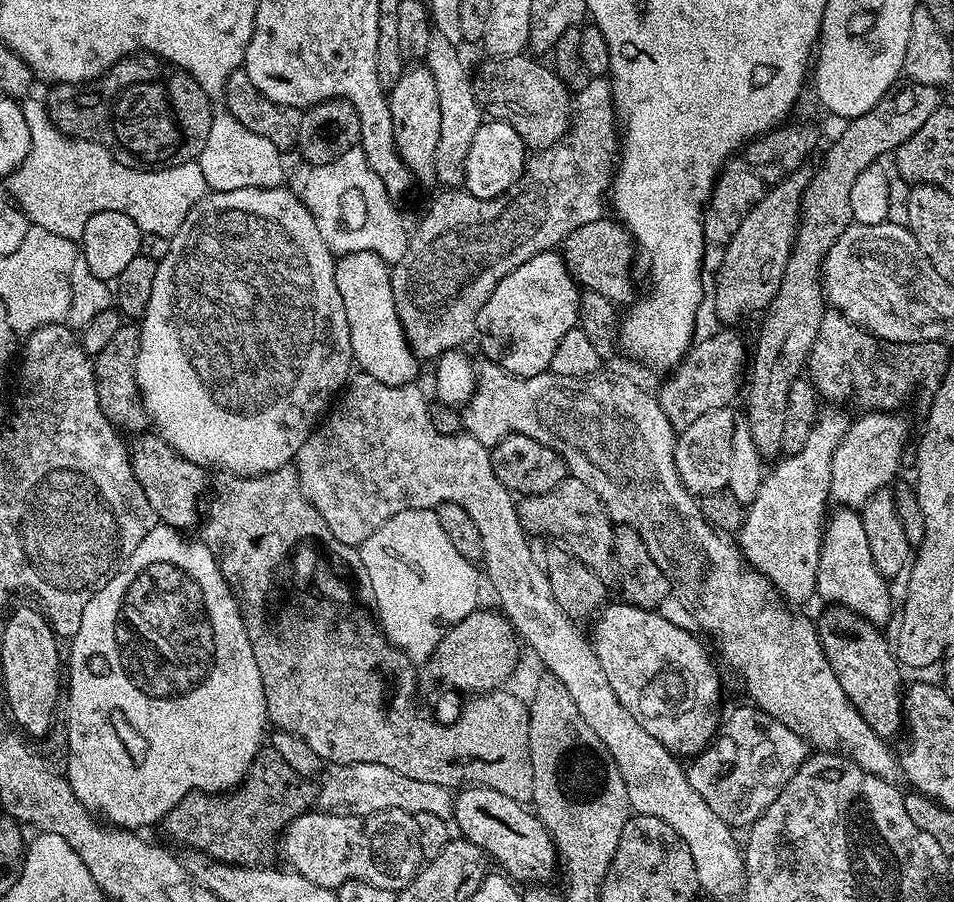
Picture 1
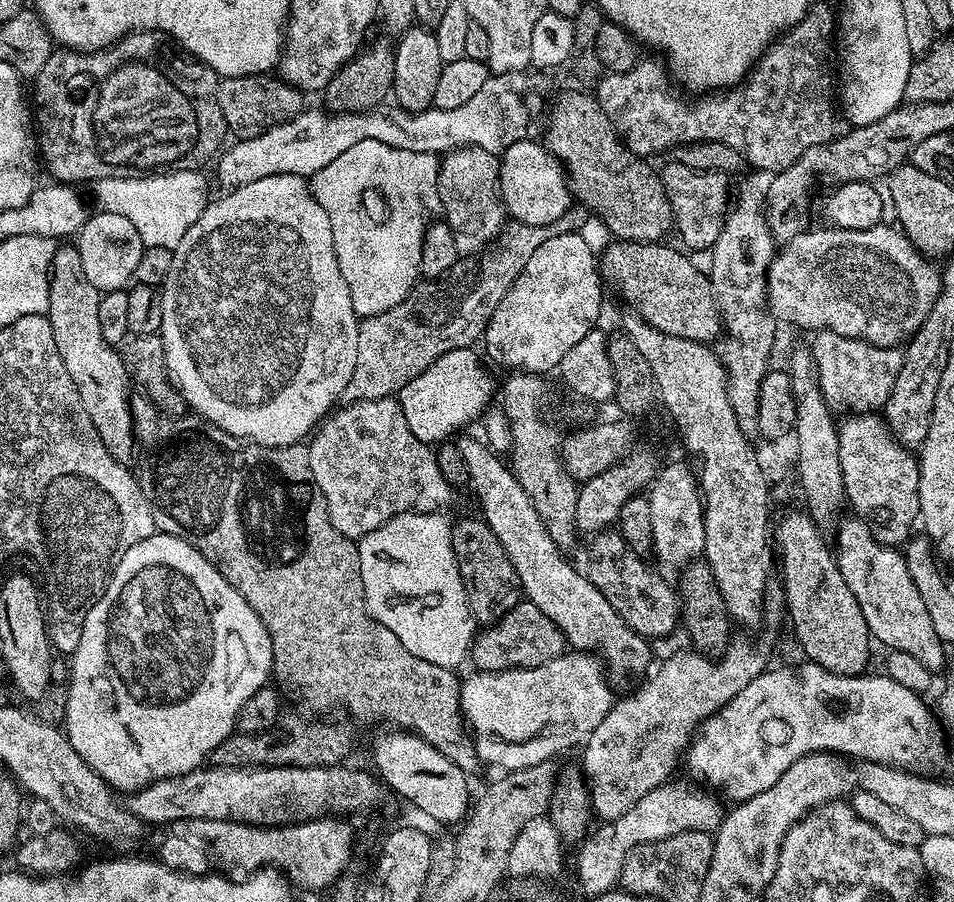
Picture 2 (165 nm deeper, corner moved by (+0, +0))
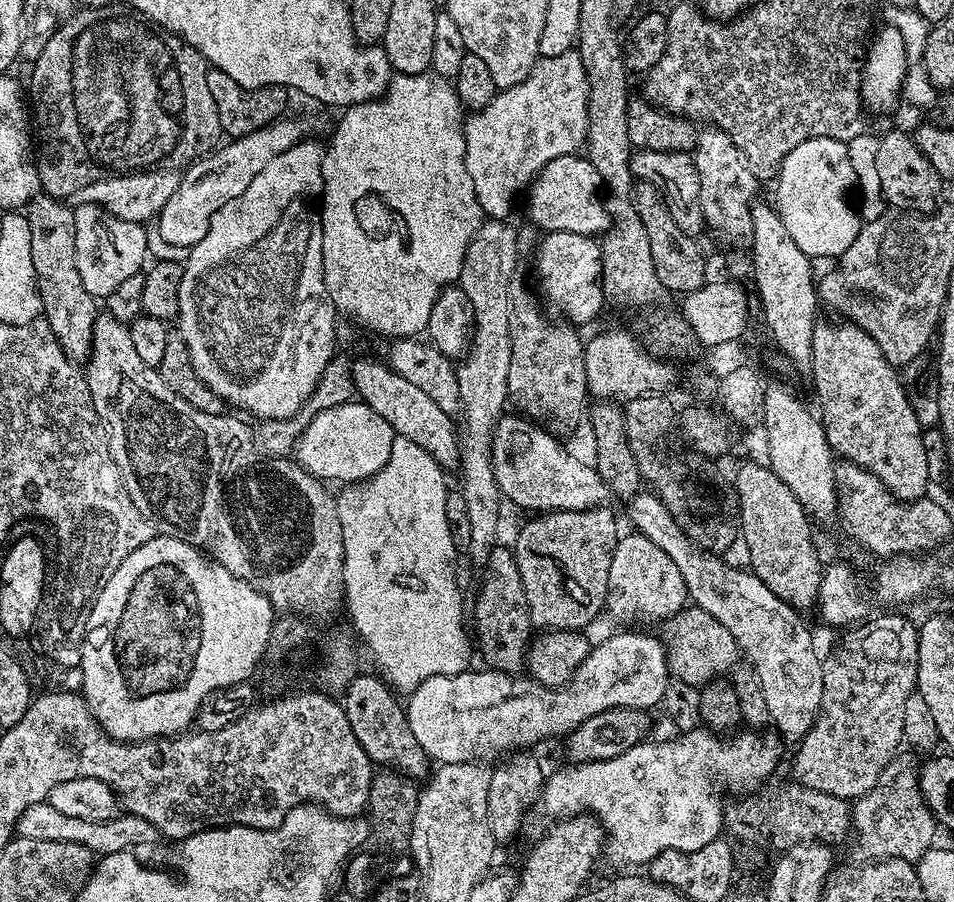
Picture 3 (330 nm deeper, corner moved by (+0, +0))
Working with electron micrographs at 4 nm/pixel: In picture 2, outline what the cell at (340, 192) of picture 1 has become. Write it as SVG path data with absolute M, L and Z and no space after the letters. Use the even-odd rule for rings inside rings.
M363 140L358 142L358 146L350 146L350 150L346 150L344 154L338 154L338 158L334 158L334 162L330 162L328 166L322 166L322 170L318 170L315 176L311 177L312 195L315 196L318 206L322 206L322 210L326 210L326 218L330 218L330 230L334 234L334 254L338 258L338 270L342 270L342 278L346 278L346 286L350 290L350 298L354 302L357 317L377 316L398 306L398 302L402 302L406 298L406 294L421 279L422 242L426 227L423 196L427 188L429 191L435 185L438 173L440 173L440 160L435 152L398 150L394 146L386 146L386 142Z

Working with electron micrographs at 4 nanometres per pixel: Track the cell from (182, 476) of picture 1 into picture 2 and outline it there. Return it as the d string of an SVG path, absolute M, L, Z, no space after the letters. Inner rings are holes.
M64 242L59 245L52 259L52 270L48 277L50 302L47 317L50 330L54 330L54 342L58 345L58 354L62 354L62 362L66 366L66 374L70 374L70 382L78 390L78 398L82 398L82 406L86 414L90 414L90 422L94 422L94 430L98 430L98 438L106 446L106 450L115 460L127 461L127 456L134 452L132 435L132 405L130 403L130 377L124 365L123 355L113 345L102 338L102 330L98 323L98 302L101 293L86 279L86 270L82 270L82 258L75 243Z

